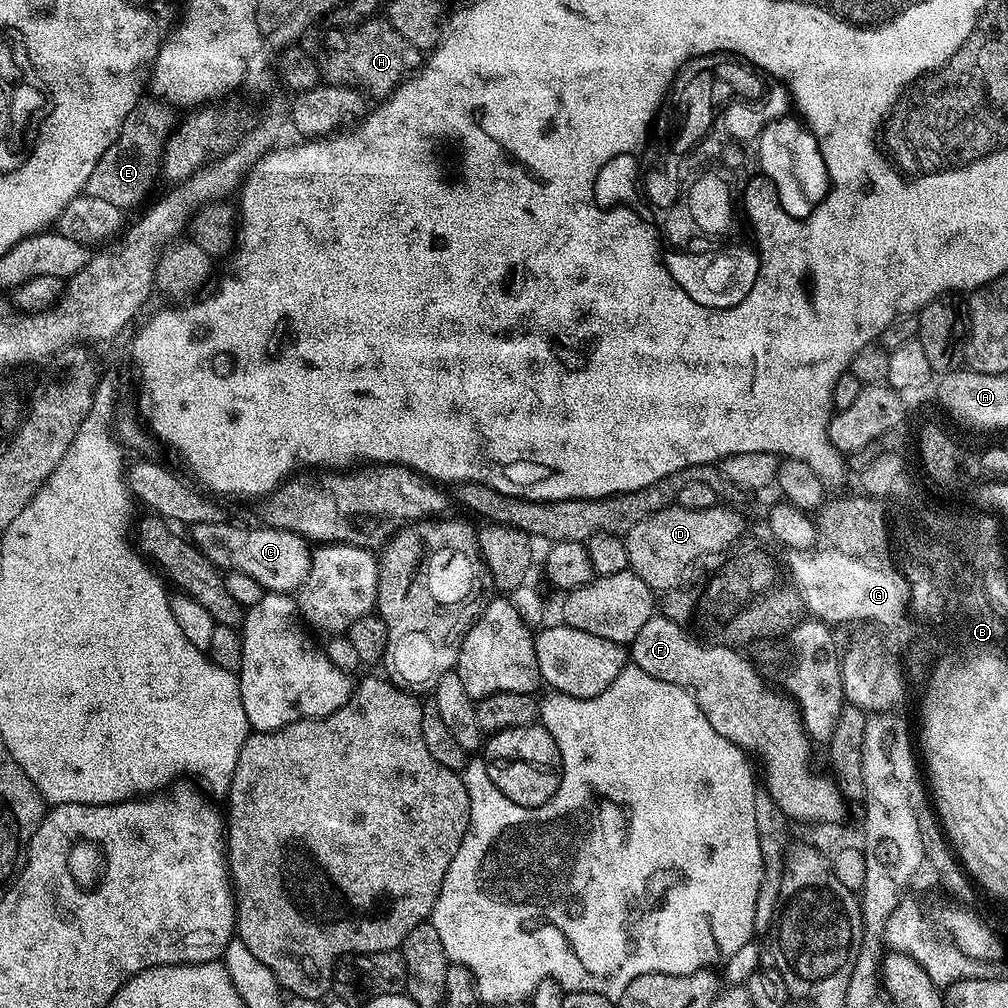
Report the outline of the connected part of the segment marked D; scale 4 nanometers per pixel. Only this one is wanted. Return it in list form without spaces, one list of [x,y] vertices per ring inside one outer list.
[[[673,506],[646,518],[646,522],[638,522],[626,533],[624,545],[628,551],[628,567],[646,586],[650,586],[657,593],[663,594],[669,588],[677,584],[680,575],[687,570],[690,563],[695,563],[699,555],[716,548],[723,548],[728,545],[728,541],[734,536],[742,535],[746,532],[744,520],[736,513],[737,509],[732,506],[717,506],[706,510],[686,510],[679,506]]]

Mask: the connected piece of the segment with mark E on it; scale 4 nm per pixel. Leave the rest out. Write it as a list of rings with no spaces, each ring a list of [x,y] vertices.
[[[137,110],[129,114],[110,150],[106,150],[98,166],[94,166],[94,174],[90,174],[84,192],[94,198],[102,198],[102,202],[114,202],[114,206],[122,210],[138,207],[155,186],[160,168],[162,172],[164,145],[173,132],[172,116],[168,112]]]

